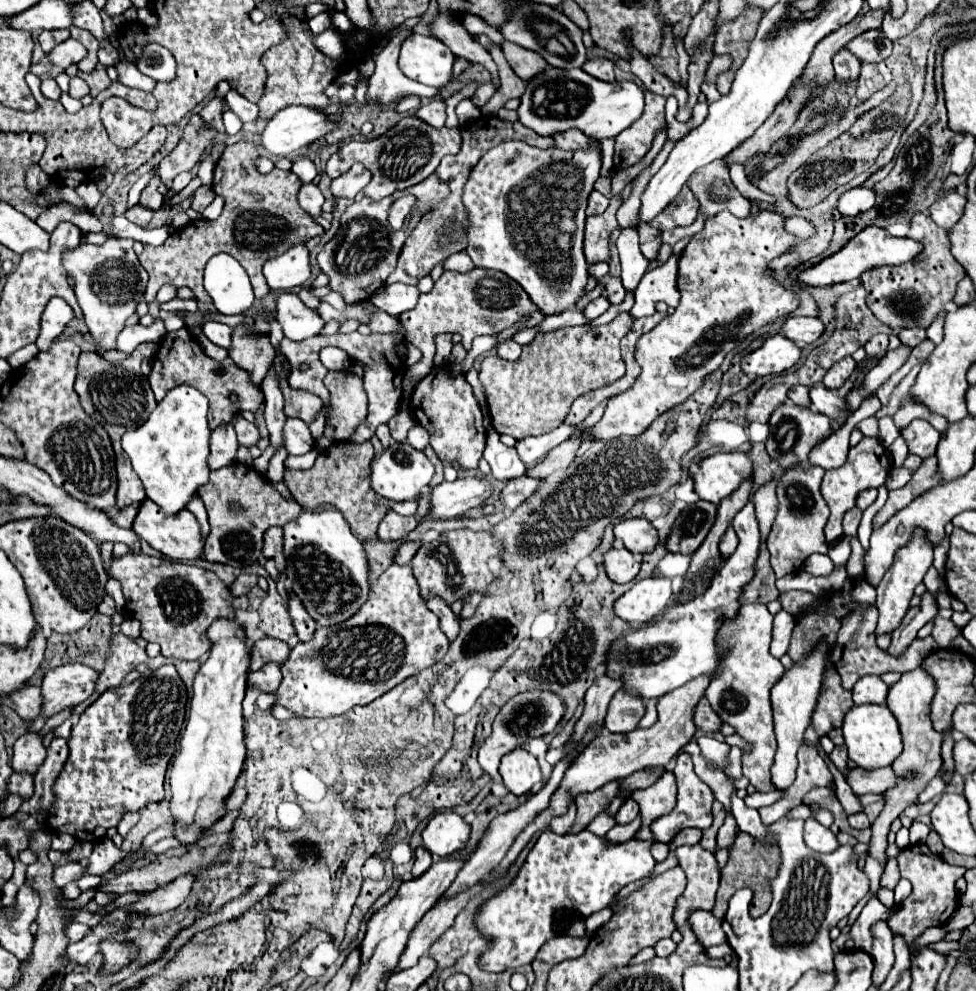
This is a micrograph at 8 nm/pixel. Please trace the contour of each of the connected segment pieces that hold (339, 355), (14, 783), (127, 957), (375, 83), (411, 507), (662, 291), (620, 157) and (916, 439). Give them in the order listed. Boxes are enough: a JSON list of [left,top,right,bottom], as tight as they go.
[[319,347,351,371],[7,773,35,801],[101,941,137,973],[367,29,439,107],[389,501,417,515],[631,253,679,319],[613,93,665,171],[903,419,941,459]]

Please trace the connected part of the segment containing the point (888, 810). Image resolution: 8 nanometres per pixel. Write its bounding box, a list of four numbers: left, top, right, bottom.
[869,667,941,863]

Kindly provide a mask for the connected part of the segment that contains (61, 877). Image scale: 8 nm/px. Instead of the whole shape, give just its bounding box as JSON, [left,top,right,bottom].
[53,863,83,887]

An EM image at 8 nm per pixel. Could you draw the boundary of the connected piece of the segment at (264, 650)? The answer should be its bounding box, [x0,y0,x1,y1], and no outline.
[251,637,289,671]

